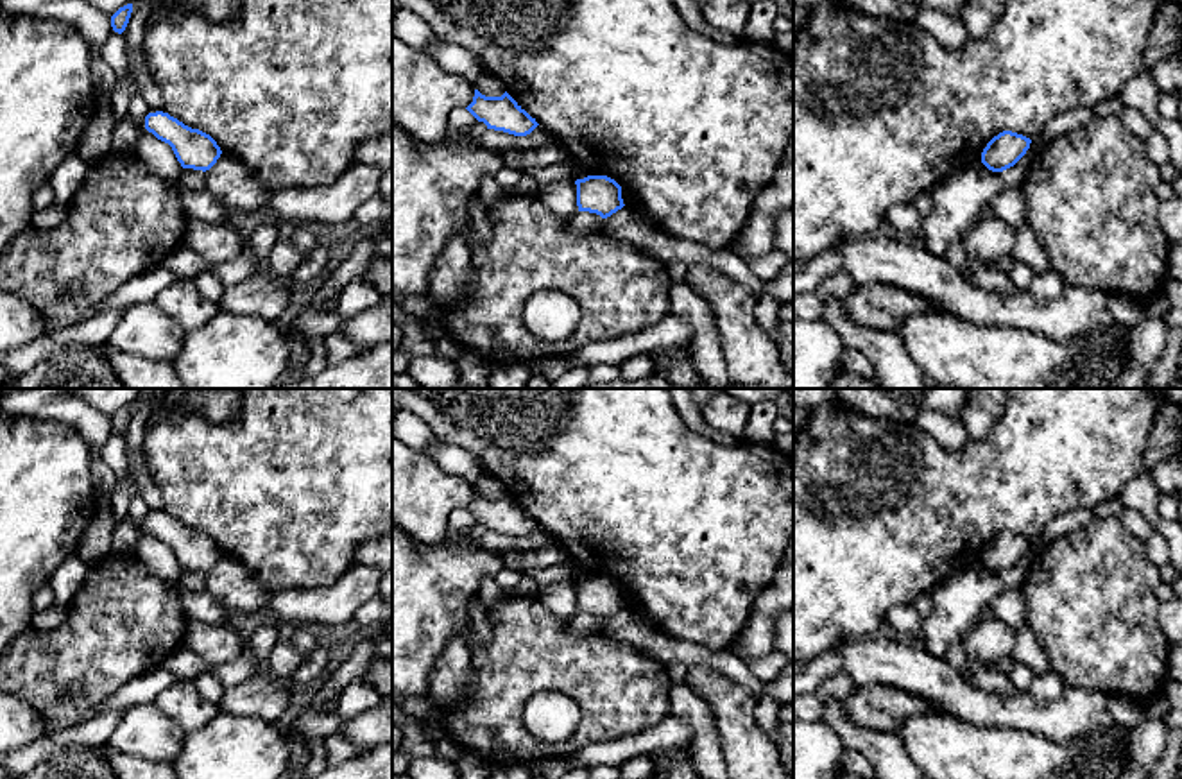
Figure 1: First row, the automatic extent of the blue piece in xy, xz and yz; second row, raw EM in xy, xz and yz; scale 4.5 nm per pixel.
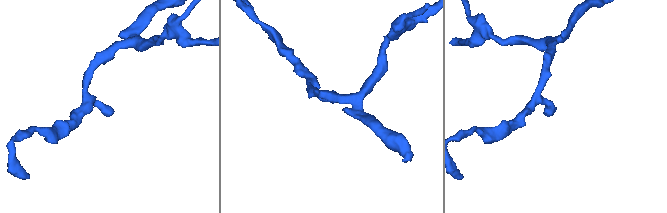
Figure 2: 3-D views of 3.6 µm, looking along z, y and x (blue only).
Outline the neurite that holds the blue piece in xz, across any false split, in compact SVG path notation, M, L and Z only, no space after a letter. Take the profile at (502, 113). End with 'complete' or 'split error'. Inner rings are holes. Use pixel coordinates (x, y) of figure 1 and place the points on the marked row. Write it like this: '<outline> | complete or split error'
M475 90L473 102L466 109L487 129L514 136L527 136L539 125L507 91L501 97L485 97Z | complete

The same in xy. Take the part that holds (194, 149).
M163 111L149 113L145 129L172 147L183 168L206 172L222 154L210 134L192 129Z | complete

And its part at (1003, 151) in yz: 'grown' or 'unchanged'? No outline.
unchanged

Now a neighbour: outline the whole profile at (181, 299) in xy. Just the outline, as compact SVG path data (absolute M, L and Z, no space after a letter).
M179 278L170 287L161 290L154 303L184 331L204 326L220 312L220 306L206 299L197 290L193 279L188 278Z

